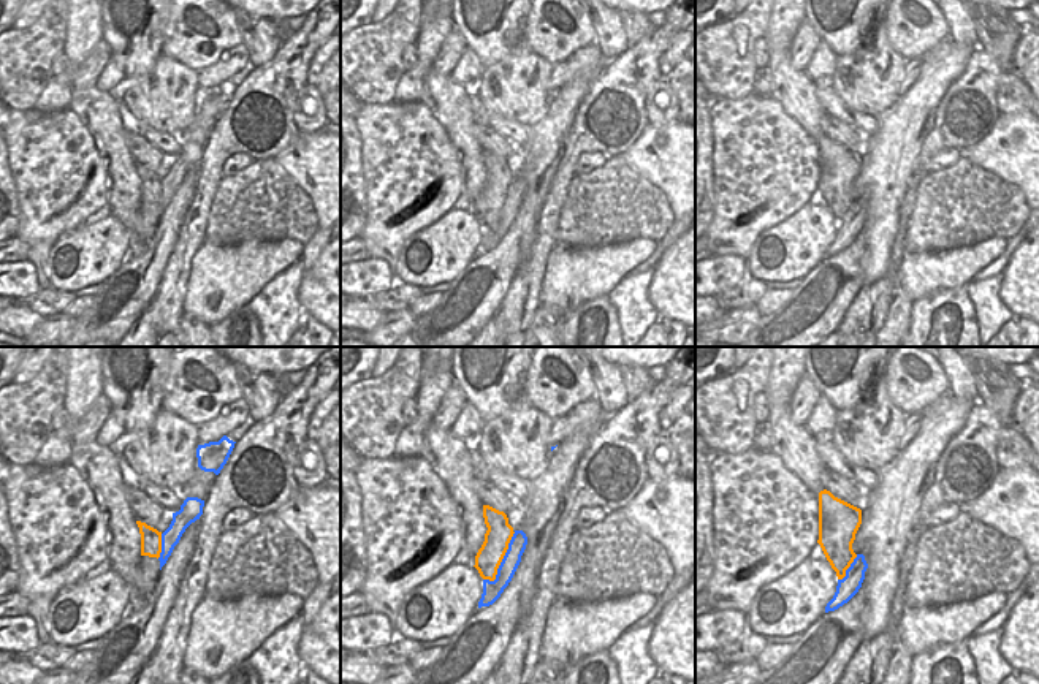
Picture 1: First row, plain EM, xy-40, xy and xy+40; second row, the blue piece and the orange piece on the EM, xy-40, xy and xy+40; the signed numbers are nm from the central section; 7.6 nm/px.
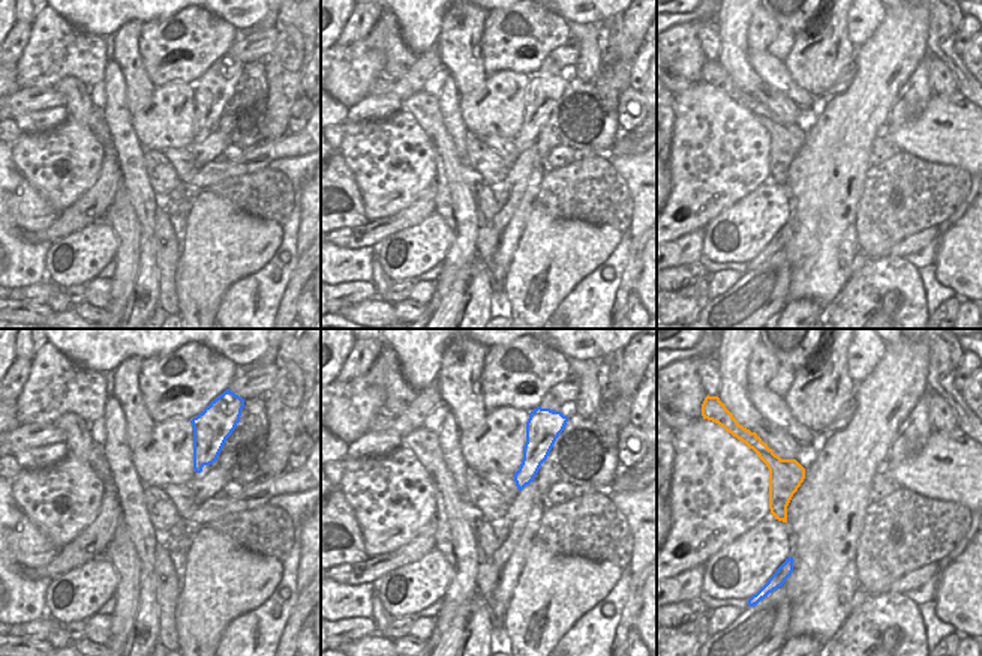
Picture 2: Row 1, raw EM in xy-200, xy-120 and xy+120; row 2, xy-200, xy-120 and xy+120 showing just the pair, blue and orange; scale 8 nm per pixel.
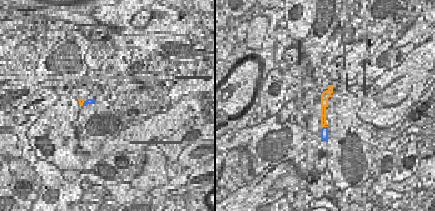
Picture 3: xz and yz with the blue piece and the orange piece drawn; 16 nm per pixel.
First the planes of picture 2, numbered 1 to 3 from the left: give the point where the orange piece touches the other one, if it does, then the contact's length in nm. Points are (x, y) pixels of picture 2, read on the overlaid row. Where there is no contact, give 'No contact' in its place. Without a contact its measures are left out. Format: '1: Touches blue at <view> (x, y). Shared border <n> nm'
1: No contact
2: No contact
3: No contact.

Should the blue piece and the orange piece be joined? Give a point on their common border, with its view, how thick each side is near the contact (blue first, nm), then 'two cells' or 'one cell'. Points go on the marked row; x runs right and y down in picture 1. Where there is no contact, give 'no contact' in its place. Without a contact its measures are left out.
xy (502, 561) | 140/200 nm | two cells

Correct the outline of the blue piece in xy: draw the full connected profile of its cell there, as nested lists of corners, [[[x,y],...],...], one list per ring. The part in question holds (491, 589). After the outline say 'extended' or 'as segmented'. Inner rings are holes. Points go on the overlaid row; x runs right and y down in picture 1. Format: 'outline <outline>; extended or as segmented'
outline [[[515,530],[515,534],[508,543],[508,549],[497,568],[496,580],[494,581],[483,580],[483,594],[478,602],[478,608],[489,606],[500,597],[500,594],[512,581],[512,578],[521,562],[521,556],[526,549],[526,545],[527,545],[526,534],[523,530]]]; as segmented

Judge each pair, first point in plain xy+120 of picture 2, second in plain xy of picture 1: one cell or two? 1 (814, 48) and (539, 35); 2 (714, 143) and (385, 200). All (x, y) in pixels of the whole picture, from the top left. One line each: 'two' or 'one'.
1: two
2: one

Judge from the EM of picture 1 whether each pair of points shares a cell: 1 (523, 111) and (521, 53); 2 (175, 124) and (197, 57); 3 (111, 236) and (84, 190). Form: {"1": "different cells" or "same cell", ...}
{"1": "same cell", "2": "different cells", "3": "different cells"}

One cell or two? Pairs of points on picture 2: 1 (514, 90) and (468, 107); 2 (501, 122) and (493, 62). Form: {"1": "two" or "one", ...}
{"1": "one", "2": "two"}

